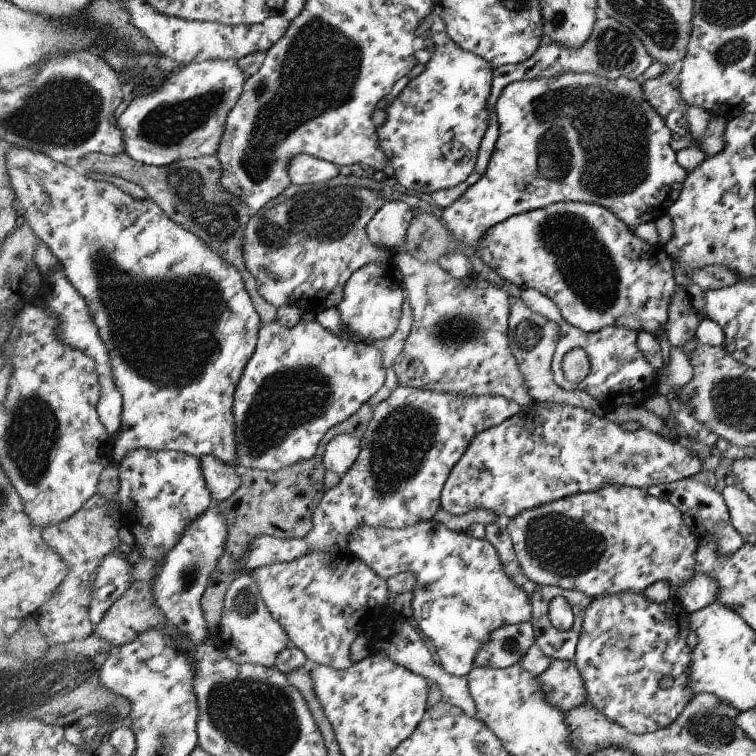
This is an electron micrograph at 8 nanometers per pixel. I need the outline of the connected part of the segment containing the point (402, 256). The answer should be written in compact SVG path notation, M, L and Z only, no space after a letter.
M406 251L392 257L403 274L402 285L406 289L406 300L414 312L411 336L407 338L403 354L395 362L399 386L460 396L502 396L512 399L512 402L517 402L520 406L535 402L523 370L508 344L509 294L475 275L454 278L439 263L420 262Z

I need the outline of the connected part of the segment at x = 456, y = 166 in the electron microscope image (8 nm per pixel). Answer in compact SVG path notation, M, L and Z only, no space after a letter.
M446 32L427 34L422 38L421 42L433 50L433 55L425 64L424 71L411 79L402 92L394 98L394 102L387 106L385 110L386 118L383 124L378 127L378 135L380 148L383 150L383 153L387 155L390 168L394 168L394 177L398 180L399 184L413 190L414 193L420 196L429 197L431 194L434 194L434 192L438 192L438 190L450 190L450 188L462 184L462 182L472 174L478 158L480 142L482 142L482 138L484 138L484 134L486 134L486 130L488 130L487 102L491 96L495 76L494 68L487 59L471 51L464 50L463 47L461 47L459 43L456 43Z

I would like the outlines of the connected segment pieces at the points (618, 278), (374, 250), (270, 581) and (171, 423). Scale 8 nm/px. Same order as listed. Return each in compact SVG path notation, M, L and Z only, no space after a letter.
M558 202L500 222L475 247L478 258L500 278L522 290L538 289L558 306L566 322L596 332L606 326L626 326L664 337L676 286L674 261L660 243L644 242L611 210L581 202Z
M332 181L272 208L263 207L247 224L243 259L268 304L298 306L315 315L337 308L347 282L367 264L382 264L389 252L372 244L367 225L386 204L380 190Z
M314 550L302 558L262 566L251 572L252 578L256 578L260 594L271 614L283 625L287 631L289 642L307 655L310 664L318 664L335 667L338 670L346 670L353 663L350 662L350 644L354 640L352 630L364 626L362 620L352 618L352 610L380 610L388 602L388 584L386 579L380 578L375 571L363 563L356 555L347 550L336 552L324 552Z
M13 146L8 154L8 174L12 184L18 192L18 208L21 220L32 224L40 239L52 250L60 260L60 266L66 271L72 284L87 298L91 307L92 318L96 319L96 326L100 327L100 334L111 350L112 364L115 370L116 384L123 391L125 405L123 410L123 429L120 438L114 441L115 463L119 466L131 454L132 450L150 448L152 450L170 450L188 453L197 457L214 455L221 458L230 466L236 465L236 438L234 438L234 414L232 405L238 381L244 372L244 367L250 357L254 356L258 348L259 330L262 328L262 319L255 309L254 299L243 282L243 277L235 266L228 264L219 251L194 234L185 226L177 223L168 216L160 203L150 197L136 199L124 190L108 181L99 181L90 178L80 169L72 168L68 164L27 148Z

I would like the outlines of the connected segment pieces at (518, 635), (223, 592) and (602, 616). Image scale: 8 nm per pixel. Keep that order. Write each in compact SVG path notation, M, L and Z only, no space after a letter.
M531 622L504 625L491 634L491 641L476 654L475 667L508 668L522 661L535 644Z
M364 404L346 421L332 428L326 434L326 439L319 445L315 456L307 461L296 462L295 465L286 466L278 472L252 468L241 470L242 484L239 489L228 500L216 502L214 506L228 517L228 544L226 554L220 560L213 574L211 586L203 598L203 607L212 628L222 626L228 586L232 584L234 578L239 576L238 572L234 572L236 564L246 554L248 546L252 544L252 538L262 534L281 539L304 538L312 530L312 514L320 504L326 490L323 480L327 469L323 464L323 454L326 452L327 445L339 434L352 435L354 438L361 439L367 433L374 416L374 408L370 407L370 404Z
M628 592L628 594L609 594L606 596L598 596L592 600L592 604L586 608L584 614L584 622L582 622L582 634L576 647L574 662L579 666L579 670L586 680L584 686L587 688L587 700L590 701L596 710L599 710L608 721L619 724L628 732L636 735L651 733L660 729L666 729L679 718L686 708L688 702L695 697L691 689L691 669L693 668L693 649L688 646L687 638L691 634L691 617L690 613L677 598L670 597L666 602L652 602L647 596L638 592Z

